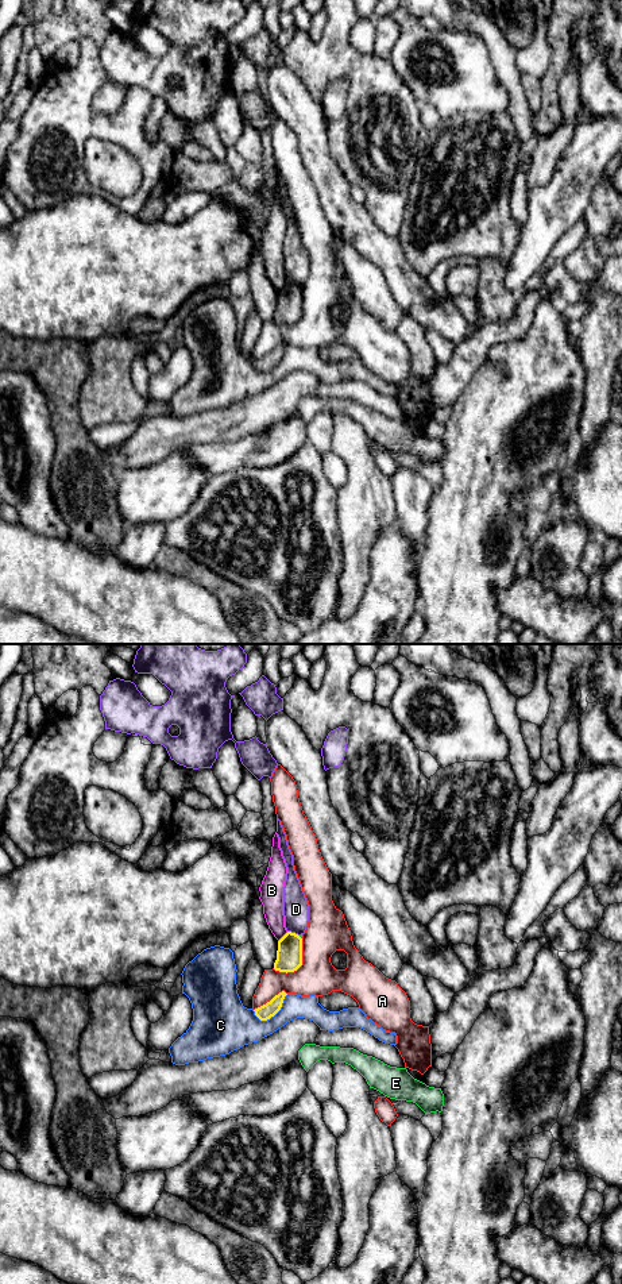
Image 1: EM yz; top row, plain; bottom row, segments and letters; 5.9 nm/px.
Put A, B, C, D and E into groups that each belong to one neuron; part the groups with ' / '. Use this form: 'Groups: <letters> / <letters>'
Groups: A / B / C / D / E

